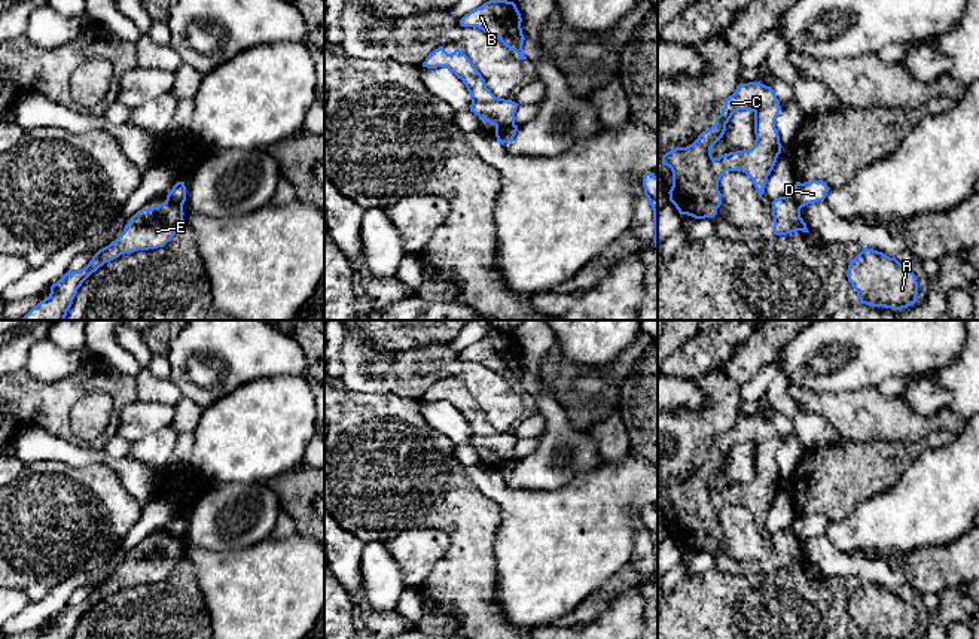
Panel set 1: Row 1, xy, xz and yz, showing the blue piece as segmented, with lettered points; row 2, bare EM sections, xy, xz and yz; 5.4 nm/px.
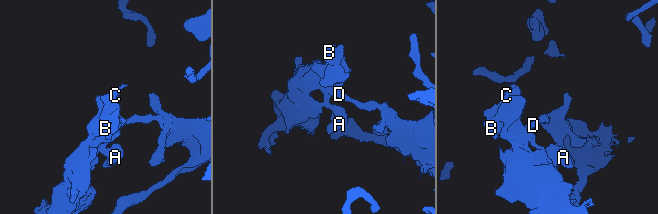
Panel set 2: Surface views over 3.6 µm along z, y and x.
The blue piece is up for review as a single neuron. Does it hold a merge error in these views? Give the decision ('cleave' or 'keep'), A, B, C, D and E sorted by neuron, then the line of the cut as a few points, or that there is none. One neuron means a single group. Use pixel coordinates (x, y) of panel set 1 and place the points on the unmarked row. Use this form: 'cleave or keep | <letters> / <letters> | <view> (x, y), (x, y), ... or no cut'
cleave | A B C E / D | xz (514, 458), (496, 461)

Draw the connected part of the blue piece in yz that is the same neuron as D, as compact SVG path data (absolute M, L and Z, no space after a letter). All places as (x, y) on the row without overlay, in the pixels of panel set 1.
M811 514L805 517L796 515L790 529L795 536L802 542L808 538L824 535L829 523L830 521L823 514Z

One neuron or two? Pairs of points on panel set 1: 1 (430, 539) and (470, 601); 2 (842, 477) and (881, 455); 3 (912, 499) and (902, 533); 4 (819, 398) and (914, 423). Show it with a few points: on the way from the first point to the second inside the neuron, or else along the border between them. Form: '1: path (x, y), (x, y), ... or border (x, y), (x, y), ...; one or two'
1: border (432, 526), (448, 535), (450, 548), (421, 584); two
2: path (851, 472), (866, 469), (872, 463); one
3: path (912, 508), (902, 525); one
4: path (842, 408), (854, 414), (890, 419); one

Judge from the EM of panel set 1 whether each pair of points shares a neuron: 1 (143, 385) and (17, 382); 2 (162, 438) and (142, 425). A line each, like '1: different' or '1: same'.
1: different
2: different

